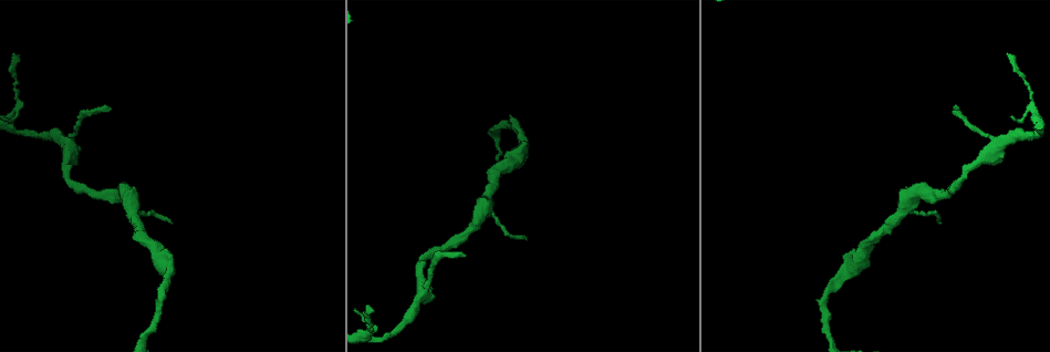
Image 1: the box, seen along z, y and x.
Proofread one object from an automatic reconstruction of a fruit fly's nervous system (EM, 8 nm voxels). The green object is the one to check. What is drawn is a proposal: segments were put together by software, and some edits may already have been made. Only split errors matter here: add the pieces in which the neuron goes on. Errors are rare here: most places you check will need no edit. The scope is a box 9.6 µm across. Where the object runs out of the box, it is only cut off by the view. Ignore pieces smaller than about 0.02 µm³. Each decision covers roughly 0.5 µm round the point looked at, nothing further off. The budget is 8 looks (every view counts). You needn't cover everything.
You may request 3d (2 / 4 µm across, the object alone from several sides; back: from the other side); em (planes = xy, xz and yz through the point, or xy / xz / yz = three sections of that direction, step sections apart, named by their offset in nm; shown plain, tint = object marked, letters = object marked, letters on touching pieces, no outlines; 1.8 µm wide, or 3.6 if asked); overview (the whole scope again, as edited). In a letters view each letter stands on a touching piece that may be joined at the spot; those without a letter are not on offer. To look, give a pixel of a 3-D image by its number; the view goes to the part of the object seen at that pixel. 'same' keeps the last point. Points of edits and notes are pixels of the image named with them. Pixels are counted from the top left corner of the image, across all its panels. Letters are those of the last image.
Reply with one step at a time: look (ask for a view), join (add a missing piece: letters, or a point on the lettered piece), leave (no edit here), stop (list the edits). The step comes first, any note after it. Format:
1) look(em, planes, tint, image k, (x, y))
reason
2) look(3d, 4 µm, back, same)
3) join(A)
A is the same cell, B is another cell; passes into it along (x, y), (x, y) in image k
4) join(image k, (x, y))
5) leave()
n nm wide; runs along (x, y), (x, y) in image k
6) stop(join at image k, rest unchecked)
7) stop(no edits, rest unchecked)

look(3d, 4 µm, image 1, (9, 127))
abrupt turn

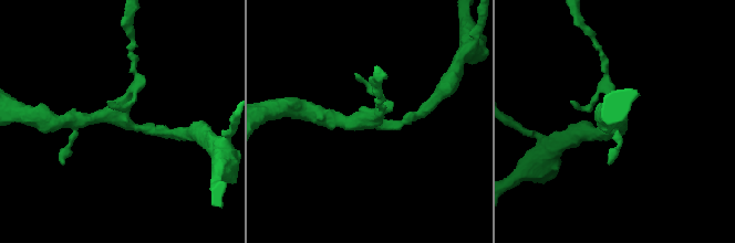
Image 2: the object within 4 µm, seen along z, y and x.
look(em, planes, letters, image 2, (372, 119))

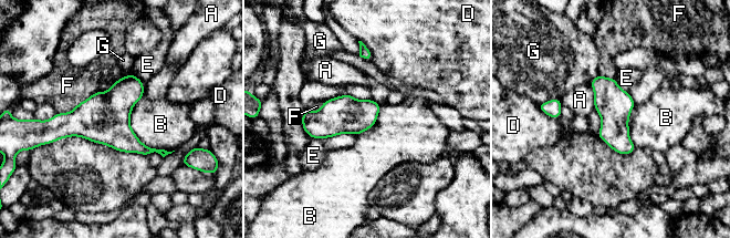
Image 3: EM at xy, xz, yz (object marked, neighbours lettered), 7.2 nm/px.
leave()
A, B, D, E, F and G are other cells; border along (142, 96), (132, 131), (174, 151) in image 3; no lettered piece goes on from it

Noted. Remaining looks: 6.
look(3d, 2 µm, image 1, (998, 144))
sharp bend

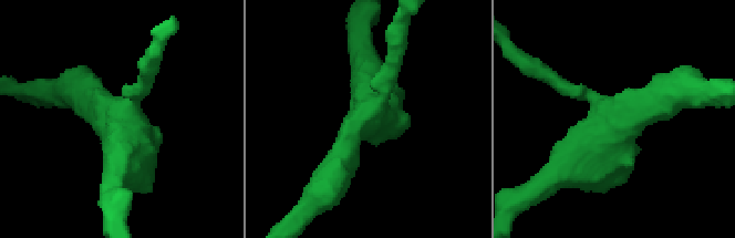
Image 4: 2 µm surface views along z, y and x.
look(em, xz, step 4, tint, image 4, (611, 129))
3 arms

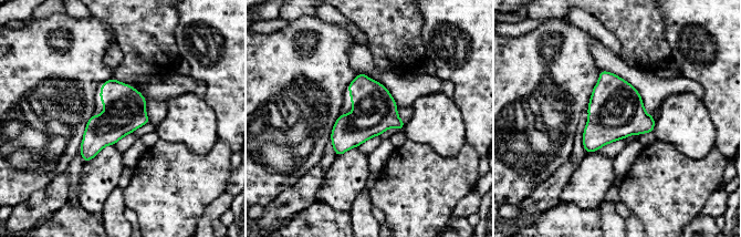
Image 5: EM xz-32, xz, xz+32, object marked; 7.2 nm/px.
look(em, xz, step 4, letters, same)

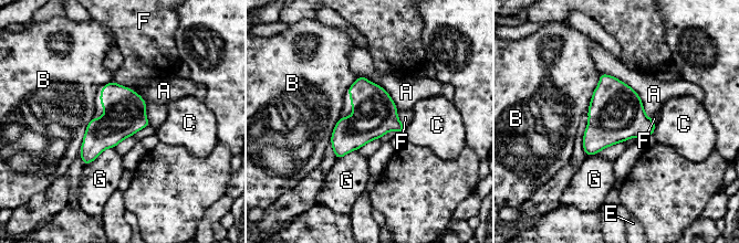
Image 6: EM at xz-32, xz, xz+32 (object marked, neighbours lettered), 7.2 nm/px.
leave()
300 nm wide; A, B, C, E, F and G are other cells; no lettered piece goes on from it

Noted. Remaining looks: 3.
look(em, yz, step 16, tint, image 1, (956, 105))
branch stops here

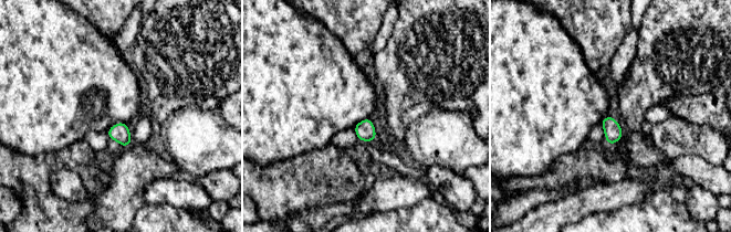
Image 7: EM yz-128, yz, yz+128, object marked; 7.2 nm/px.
look(em, planes, tint, same)
cut it another way

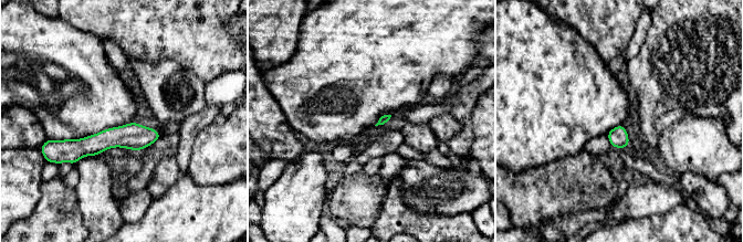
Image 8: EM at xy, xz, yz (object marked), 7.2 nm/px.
look(em, planes, letters, same)

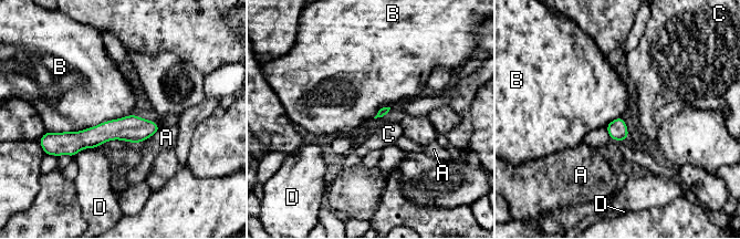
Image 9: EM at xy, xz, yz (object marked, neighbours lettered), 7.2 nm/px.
leave()
A, B, C and D are other cells; runs along (155, 127), (60, 135) in image 9; no lettered piece goes on from it

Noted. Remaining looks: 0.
stop(no edits, rest unchecked)

